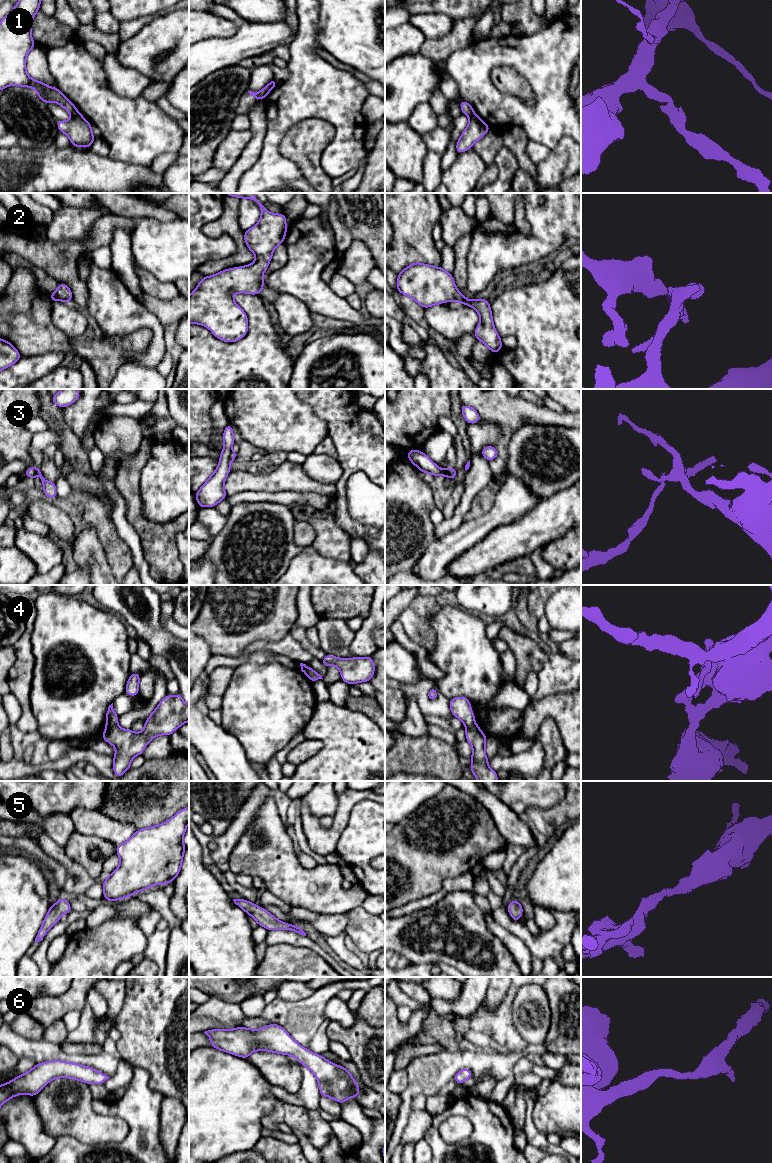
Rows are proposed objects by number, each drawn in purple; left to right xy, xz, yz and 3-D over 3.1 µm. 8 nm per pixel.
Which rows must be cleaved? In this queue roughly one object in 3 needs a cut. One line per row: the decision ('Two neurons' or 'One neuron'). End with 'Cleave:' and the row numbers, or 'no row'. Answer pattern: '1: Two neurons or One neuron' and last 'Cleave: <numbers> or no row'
1: Two neurons
2: One neuron
3: Two neurons
4: Two neurons
5: One neuron
6: One neuron
Cleave: 1, 3, 4

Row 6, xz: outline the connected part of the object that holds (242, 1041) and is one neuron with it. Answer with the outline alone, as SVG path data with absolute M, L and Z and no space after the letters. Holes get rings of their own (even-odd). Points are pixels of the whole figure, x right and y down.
M269 1024L262 1029L248 1029L239 1026L236 1029L211 1029L204 1032L211 1039L211 1046L223 1052L247 1059L253 1051L269 1051L283 1055L292 1055L300 1064L306 1066L317 1078L320 1095L332 1098L343 1104L349 1097L357 1100L361 1087L356 1084L349 1070L315 1054L298 1044L283 1027Z

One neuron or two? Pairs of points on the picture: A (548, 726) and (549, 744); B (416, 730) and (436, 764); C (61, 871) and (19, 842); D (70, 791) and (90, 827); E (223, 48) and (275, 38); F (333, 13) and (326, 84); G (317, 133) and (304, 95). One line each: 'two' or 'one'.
A: one
B: two
C: one
D: two
E: one
F: two
G: two

